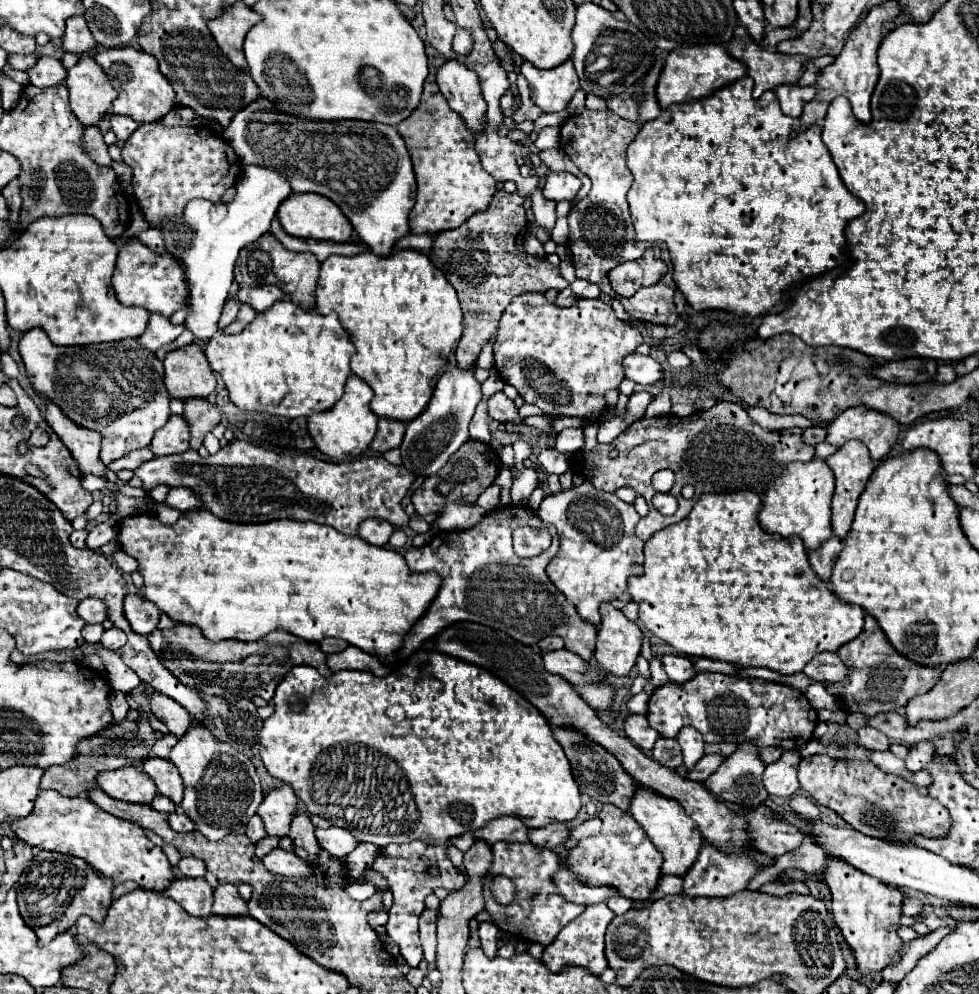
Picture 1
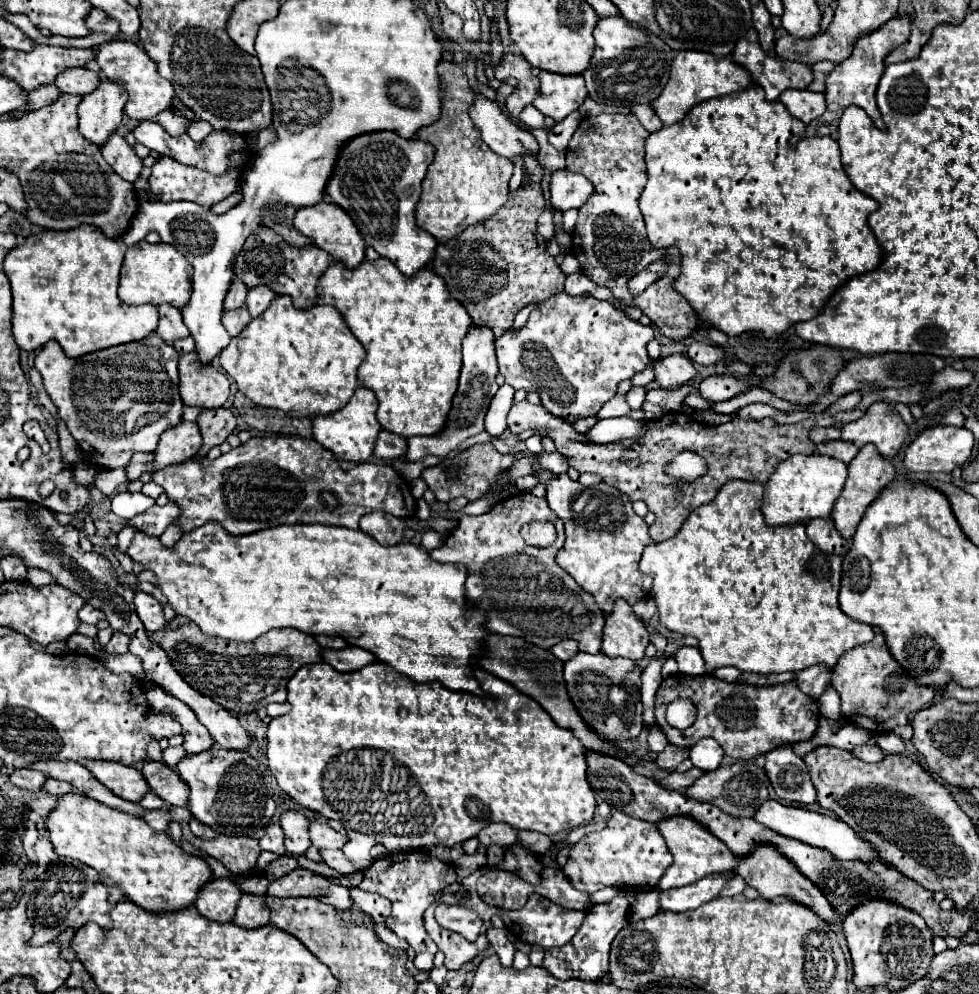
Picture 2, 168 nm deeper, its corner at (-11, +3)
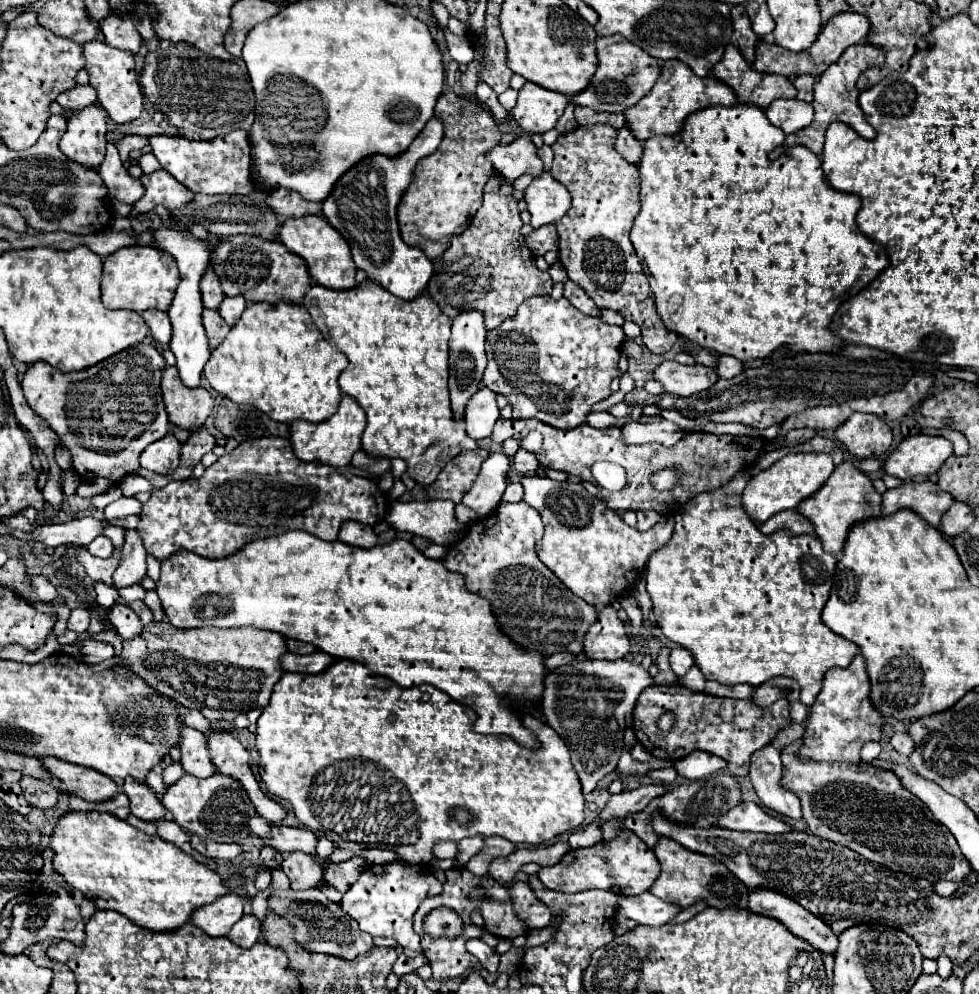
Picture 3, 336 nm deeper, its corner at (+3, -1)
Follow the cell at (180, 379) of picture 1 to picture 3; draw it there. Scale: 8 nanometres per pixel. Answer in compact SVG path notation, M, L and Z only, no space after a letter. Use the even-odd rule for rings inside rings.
M166 367L162 373L162 399L168 411L170 423L186 431L196 431L204 425L206 417L212 413L214 399L202 387L188 389L178 381L176 367Z

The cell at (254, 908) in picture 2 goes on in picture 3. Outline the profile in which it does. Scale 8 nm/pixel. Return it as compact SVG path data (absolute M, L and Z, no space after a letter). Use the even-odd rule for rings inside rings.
M244 915L230 931L230 941L240 945L242 949L250 949L260 935L260 921L254 915Z

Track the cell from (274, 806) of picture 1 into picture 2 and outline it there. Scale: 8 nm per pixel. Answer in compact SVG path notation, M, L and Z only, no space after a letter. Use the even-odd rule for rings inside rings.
M284 811L280 815L280 827L284 831L284 845L290 855L304 855L310 847L308 837L310 819L300 811Z

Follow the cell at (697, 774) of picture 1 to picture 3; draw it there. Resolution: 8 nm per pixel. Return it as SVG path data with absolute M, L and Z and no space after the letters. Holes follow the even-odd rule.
M642 785L634 791L622 791L618 795L612 795L608 799L606 807L602 809L600 819L602 819L603 824L614 819L614 817L624 819L626 815L642 811L654 797L658 797L662 793L666 793L664 785Z

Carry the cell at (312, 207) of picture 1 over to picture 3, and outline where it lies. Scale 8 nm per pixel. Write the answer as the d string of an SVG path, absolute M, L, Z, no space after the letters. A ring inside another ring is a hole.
M306 215L306 217L298 217L298 219L288 219L284 223L284 227L280 227L280 239L294 255L298 255L306 261L308 273L318 285L336 289L336 291L346 291L356 285L356 281L354 281L356 265L352 261L350 247L342 239L342 235L338 235L338 231L334 231L334 227L330 227L330 223L326 223L324 217Z

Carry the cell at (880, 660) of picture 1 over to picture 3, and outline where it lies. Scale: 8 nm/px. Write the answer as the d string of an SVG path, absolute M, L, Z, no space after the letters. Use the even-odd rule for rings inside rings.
M858 653L852 659L848 669L830 669L824 675L822 691L818 693L814 705L810 707L806 721L806 737L800 749L800 761L846 761L858 763L860 749L868 741L880 741L880 729L884 717L872 707L870 697L870 679L866 673L864 657Z

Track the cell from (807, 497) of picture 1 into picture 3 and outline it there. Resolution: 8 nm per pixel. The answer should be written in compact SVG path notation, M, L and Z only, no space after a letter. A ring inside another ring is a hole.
M788 453L786 457L778 459L772 467L748 479L746 489L742 491L742 507L752 521L764 523L774 513L780 513L784 509L796 509L800 501L808 499L814 491L818 491L824 485L832 471L834 463L832 457L826 453Z

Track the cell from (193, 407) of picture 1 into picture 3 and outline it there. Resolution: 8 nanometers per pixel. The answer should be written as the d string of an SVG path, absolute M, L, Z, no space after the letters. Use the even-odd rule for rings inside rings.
M200 427L196 429L190 439L182 445L182 457L180 457L180 467L176 471L174 477L178 479L186 479L190 477L192 469L200 463L200 459L210 453L216 445L216 439L206 431L206 427Z

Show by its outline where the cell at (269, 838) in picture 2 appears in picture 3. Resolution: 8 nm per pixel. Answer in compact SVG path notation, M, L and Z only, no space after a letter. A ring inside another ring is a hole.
M262 847L262 851L260 851L260 865L266 869L278 869L282 859L284 859L284 855L274 851L272 847Z

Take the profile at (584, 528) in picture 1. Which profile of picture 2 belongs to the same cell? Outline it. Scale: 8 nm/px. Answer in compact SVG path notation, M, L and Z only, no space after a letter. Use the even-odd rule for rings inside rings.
M562 473L546 485L546 501L566 527L566 543L558 551L556 563L594 597L606 615L612 613L612 605L618 597L634 605L648 595L650 577L638 571L638 561L642 549L650 545L652 539L646 521L634 513L632 501L624 493L606 483L582 487Z

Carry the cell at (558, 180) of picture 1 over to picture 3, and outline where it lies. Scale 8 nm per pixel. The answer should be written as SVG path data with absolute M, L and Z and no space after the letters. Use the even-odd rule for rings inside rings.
M542 173L542 177L534 179L526 189L526 205L532 215L532 227L554 225L558 219L566 215L570 209L570 193L566 187L560 187L558 181L552 179L550 173Z

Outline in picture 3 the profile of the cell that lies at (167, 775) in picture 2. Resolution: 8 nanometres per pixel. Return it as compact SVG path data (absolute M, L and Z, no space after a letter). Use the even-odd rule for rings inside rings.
M124 779L122 791L130 799L130 811L142 821L158 821L164 817L166 809L160 805L156 793L146 785L134 779Z

